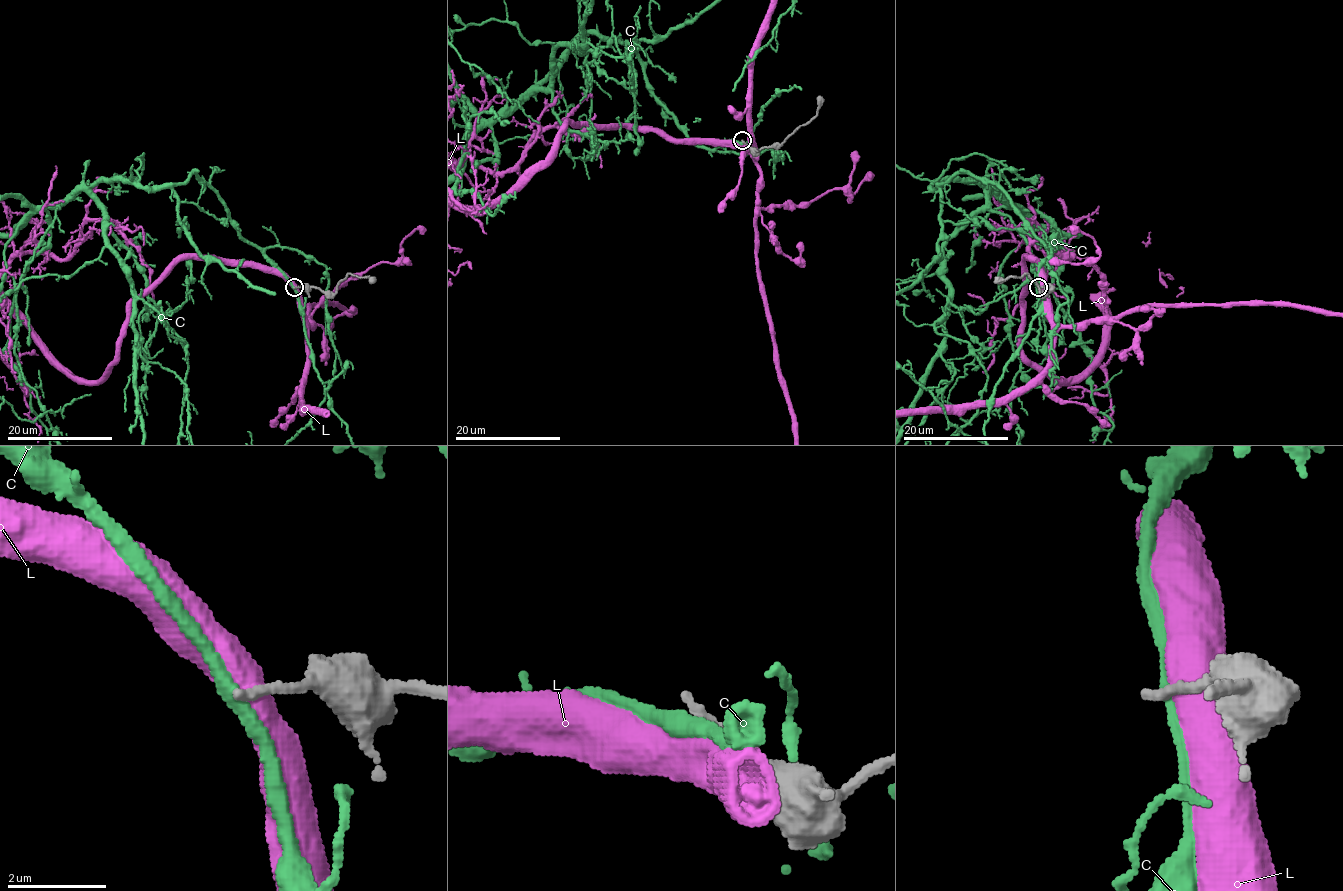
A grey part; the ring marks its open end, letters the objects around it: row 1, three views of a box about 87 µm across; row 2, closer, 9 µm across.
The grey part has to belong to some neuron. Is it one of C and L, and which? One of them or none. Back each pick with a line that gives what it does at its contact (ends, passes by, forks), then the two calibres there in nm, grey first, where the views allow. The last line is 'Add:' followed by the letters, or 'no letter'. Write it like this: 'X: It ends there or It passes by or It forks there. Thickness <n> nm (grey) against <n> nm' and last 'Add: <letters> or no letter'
Add: no letter

